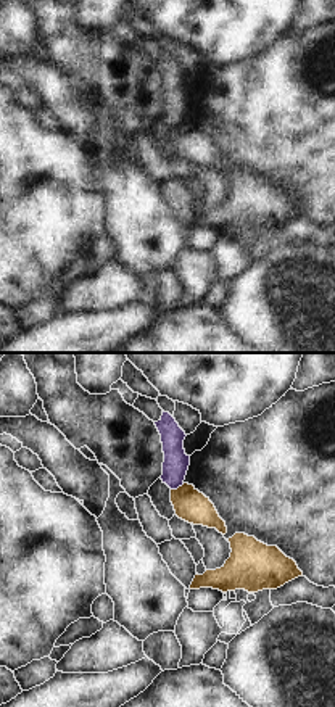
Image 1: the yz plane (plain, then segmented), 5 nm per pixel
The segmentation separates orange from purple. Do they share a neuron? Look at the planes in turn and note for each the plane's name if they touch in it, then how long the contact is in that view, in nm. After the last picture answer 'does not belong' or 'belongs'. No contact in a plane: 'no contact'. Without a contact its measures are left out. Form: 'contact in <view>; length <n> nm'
contact in yz; length 80 nm

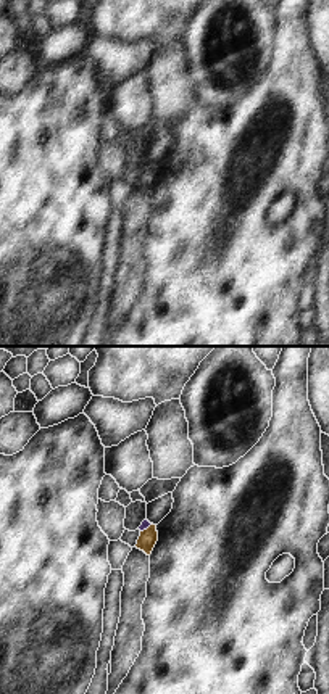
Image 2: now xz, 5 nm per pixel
contact in xz; length 80 nm

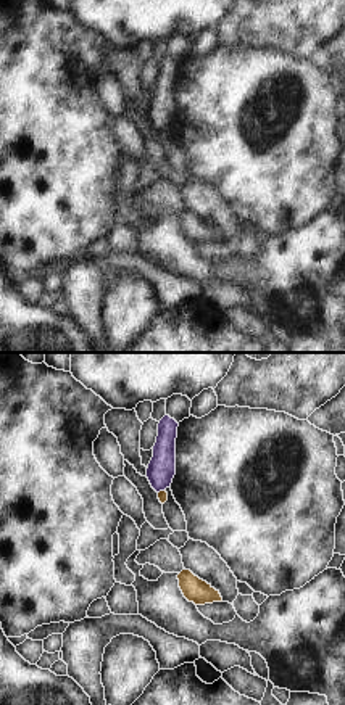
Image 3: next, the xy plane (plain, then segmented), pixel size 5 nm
contact in xy; length 50 nm

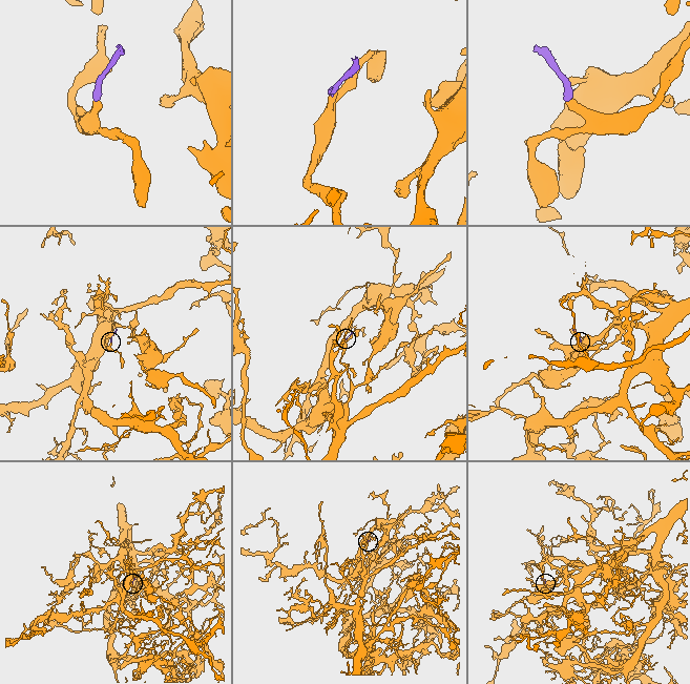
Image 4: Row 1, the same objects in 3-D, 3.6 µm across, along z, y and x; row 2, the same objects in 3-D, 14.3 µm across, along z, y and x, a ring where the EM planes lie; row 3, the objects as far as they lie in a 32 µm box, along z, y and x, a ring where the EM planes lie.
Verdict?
does not belong

